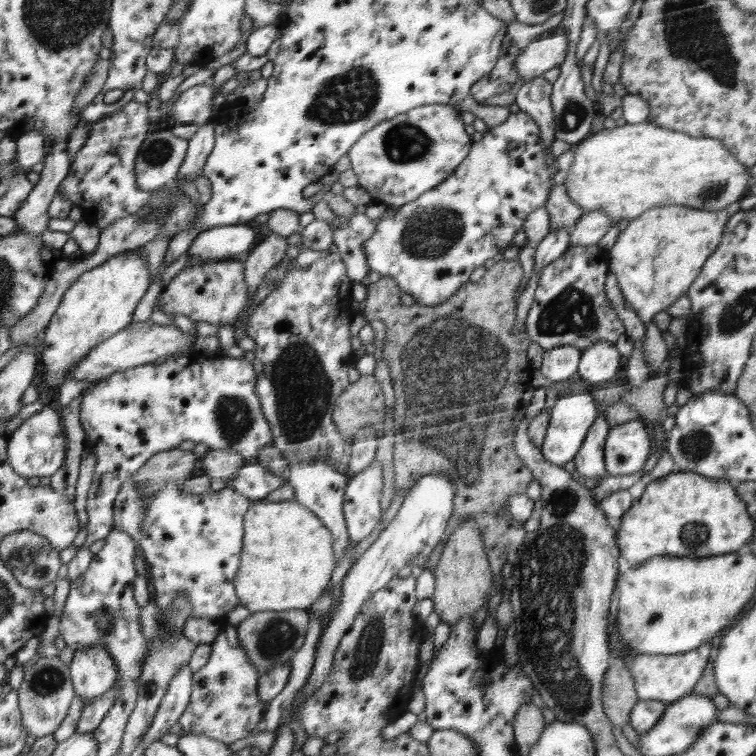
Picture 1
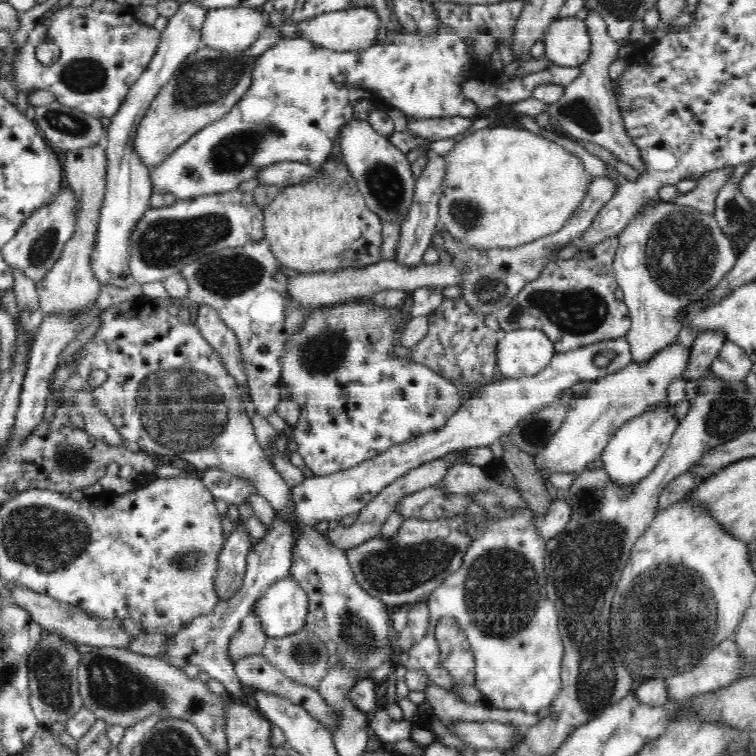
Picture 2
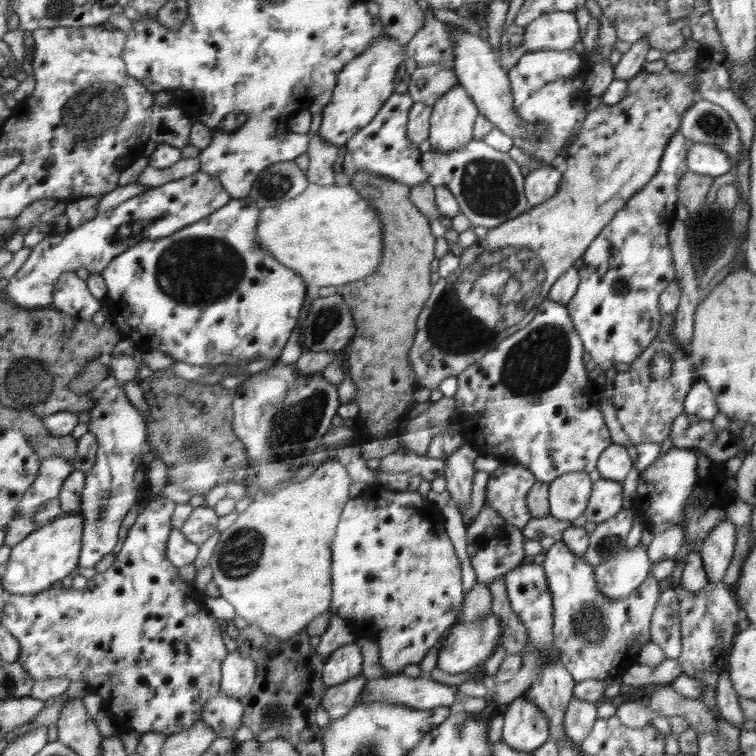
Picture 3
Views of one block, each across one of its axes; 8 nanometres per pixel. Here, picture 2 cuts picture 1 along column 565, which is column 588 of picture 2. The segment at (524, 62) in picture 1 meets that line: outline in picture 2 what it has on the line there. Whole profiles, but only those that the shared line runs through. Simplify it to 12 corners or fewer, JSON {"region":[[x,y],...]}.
{"region":[[554,20],[542,39],[554,65],[580,67],[590,56],[587,24]]}

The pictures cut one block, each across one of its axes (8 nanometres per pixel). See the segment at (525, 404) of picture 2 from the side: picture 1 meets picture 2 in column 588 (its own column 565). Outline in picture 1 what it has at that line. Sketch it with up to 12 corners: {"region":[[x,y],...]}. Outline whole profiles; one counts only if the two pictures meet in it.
{"region":[[572,345],[546,350],[542,376],[552,382],[577,375],[581,350]]}

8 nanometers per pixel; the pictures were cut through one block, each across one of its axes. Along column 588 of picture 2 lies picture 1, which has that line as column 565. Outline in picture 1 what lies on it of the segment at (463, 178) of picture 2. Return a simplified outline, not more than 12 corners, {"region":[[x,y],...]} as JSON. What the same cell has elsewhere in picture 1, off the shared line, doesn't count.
{"region":[[648,120],[594,132],[560,175],[584,213],[740,201],[720,140]]}

